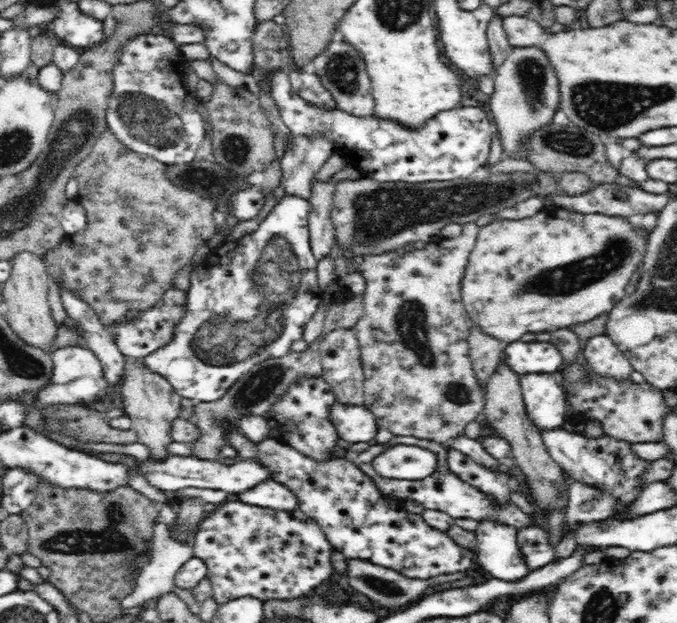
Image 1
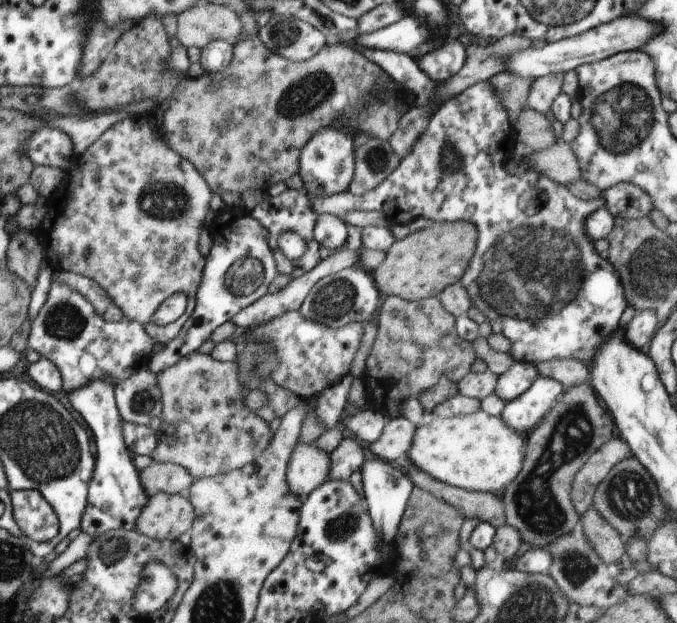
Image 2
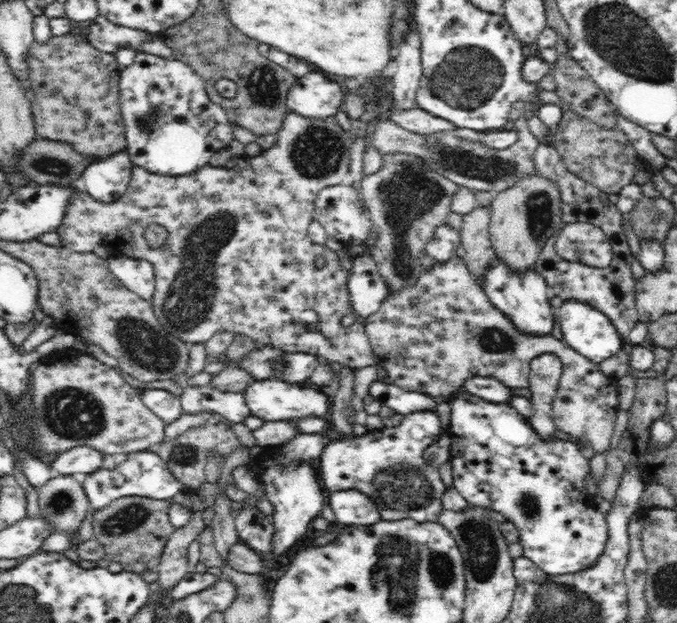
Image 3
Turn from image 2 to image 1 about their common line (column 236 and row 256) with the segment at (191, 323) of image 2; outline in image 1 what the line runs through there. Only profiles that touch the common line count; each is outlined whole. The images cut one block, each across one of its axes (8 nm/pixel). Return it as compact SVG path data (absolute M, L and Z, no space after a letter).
M284 195L260 222L258 230L214 248L190 274L186 314L174 328L172 342L142 359L147 369L163 376L184 398L196 402L216 401L255 364L289 354L291 344L303 338L305 322L323 300L316 279L318 260L312 254L309 241L311 211L308 199Z

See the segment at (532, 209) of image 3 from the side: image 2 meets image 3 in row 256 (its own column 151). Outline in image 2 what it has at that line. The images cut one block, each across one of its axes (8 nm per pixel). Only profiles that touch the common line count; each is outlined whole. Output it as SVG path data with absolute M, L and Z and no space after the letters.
M157 492L149 497L138 518L139 533L156 540L178 541L186 530L191 530L196 514L194 504L186 495Z

